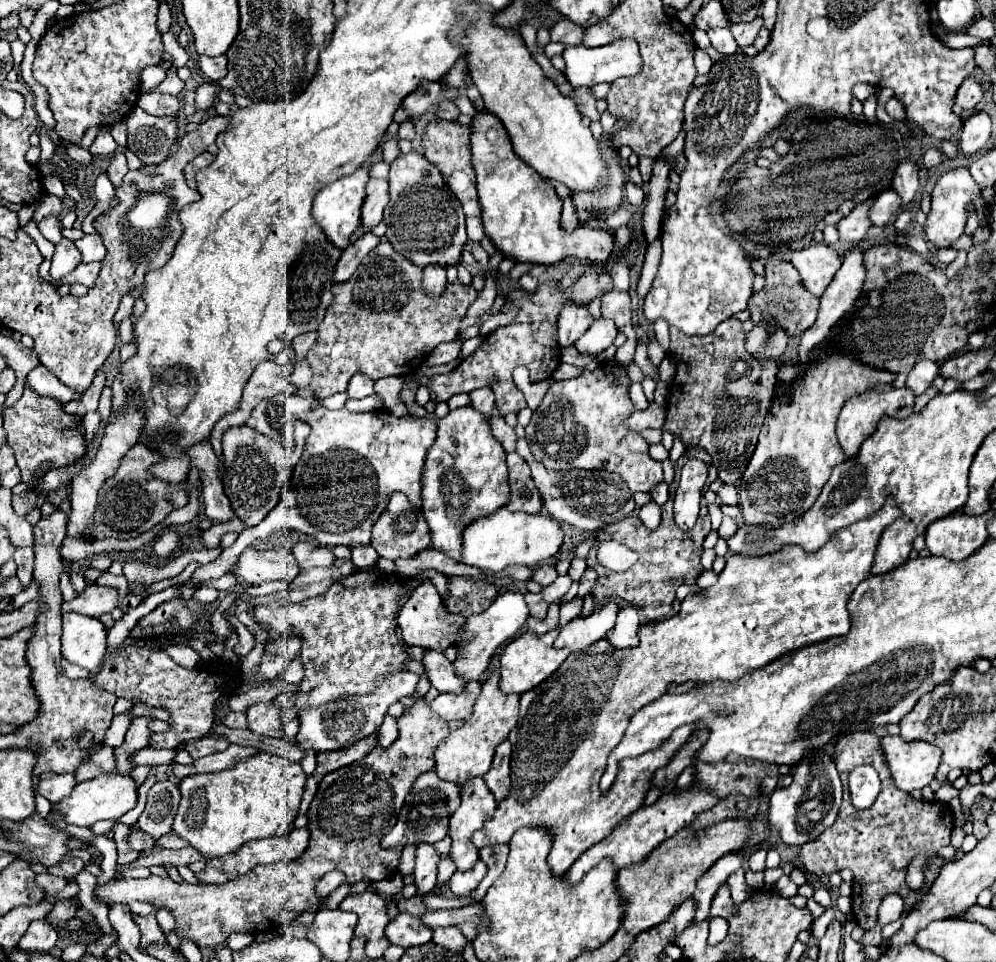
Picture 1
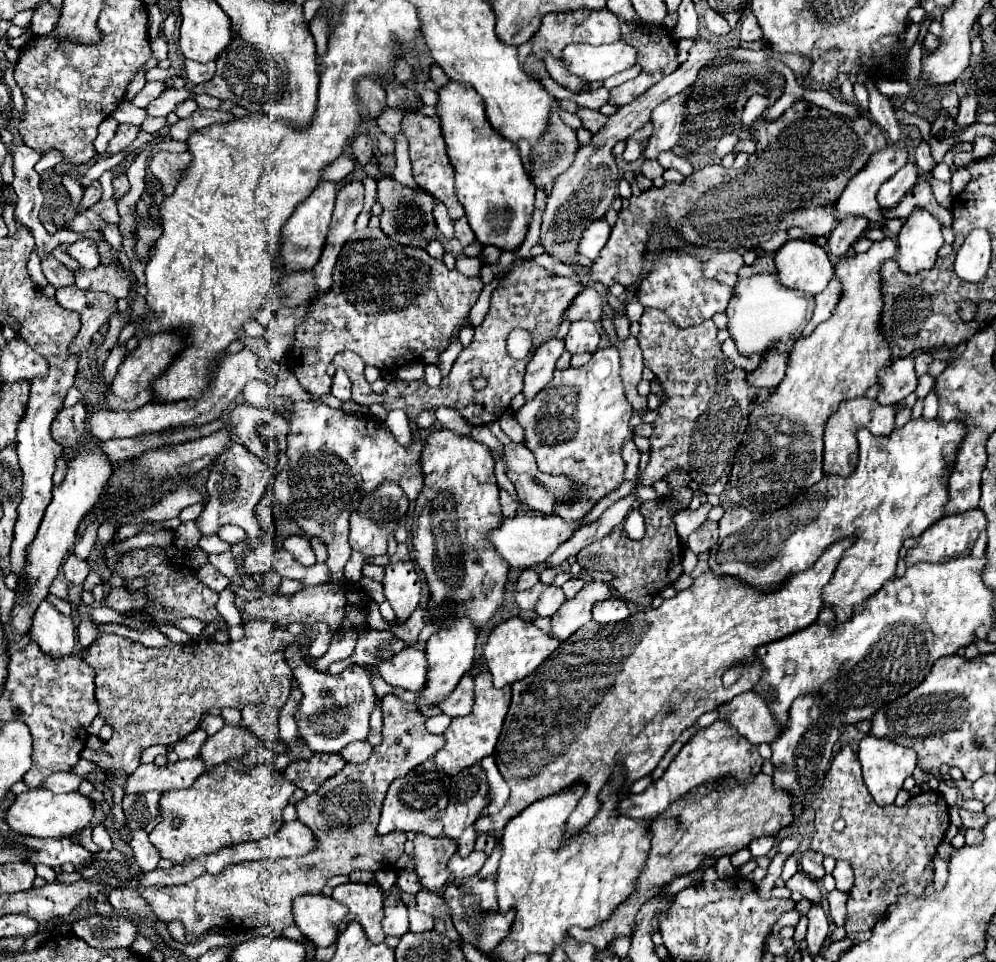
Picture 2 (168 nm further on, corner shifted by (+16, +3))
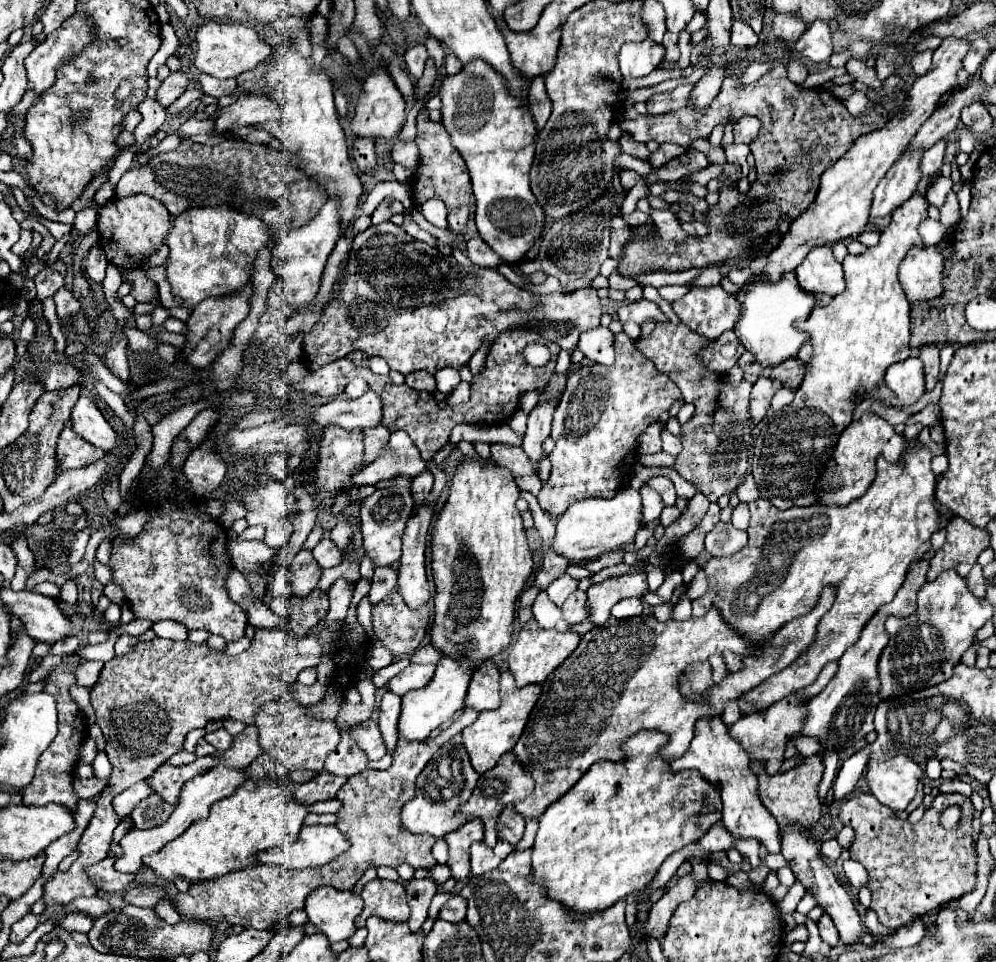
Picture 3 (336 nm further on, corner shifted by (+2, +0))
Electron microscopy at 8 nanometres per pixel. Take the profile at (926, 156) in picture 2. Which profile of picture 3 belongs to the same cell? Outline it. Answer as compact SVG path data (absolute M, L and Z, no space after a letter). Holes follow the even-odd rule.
M938 177L938 181L934 183L934 187L932 187L932 193L926 193L926 199L928 199L928 203L930 205L936 205L936 207L940 208L944 205L946 201L946 195L950 193L950 189L952 189L952 181L948 179L948 177Z

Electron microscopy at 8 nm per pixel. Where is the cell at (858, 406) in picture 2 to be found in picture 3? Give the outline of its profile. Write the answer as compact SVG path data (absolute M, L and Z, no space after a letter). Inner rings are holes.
M866 411L860 421L850 423L834 449L834 457L830 457L826 469L820 475L816 497L820 505L848 505L854 499L862 497L866 489L872 485L876 477L876 459L882 455L888 463L896 463L898 457L904 453L904 437L894 433L894 427L876 417L872 411Z

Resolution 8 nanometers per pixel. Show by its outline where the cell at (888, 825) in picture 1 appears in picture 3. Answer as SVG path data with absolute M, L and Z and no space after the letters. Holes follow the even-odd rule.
M854 791L848 799L840 801L840 821L844 825L850 825L856 831L854 843L848 849L850 859L858 861L864 865L868 871L868 889L872 891L872 905L870 909L878 915L878 921L886 927L898 929L914 919L922 917L928 911L942 909L946 903L960 899L962 895L974 891L976 887L976 847L972 839L972 801L966 795L958 793L938 793L934 797L934 805L930 811L924 813L924 817L918 823L908 823L902 819L896 819L890 809L886 809L882 803L872 793L862 793ZM950 805L960 805L962 807L962 819L958 831L944 831L940 825L940 813L942 809Z

